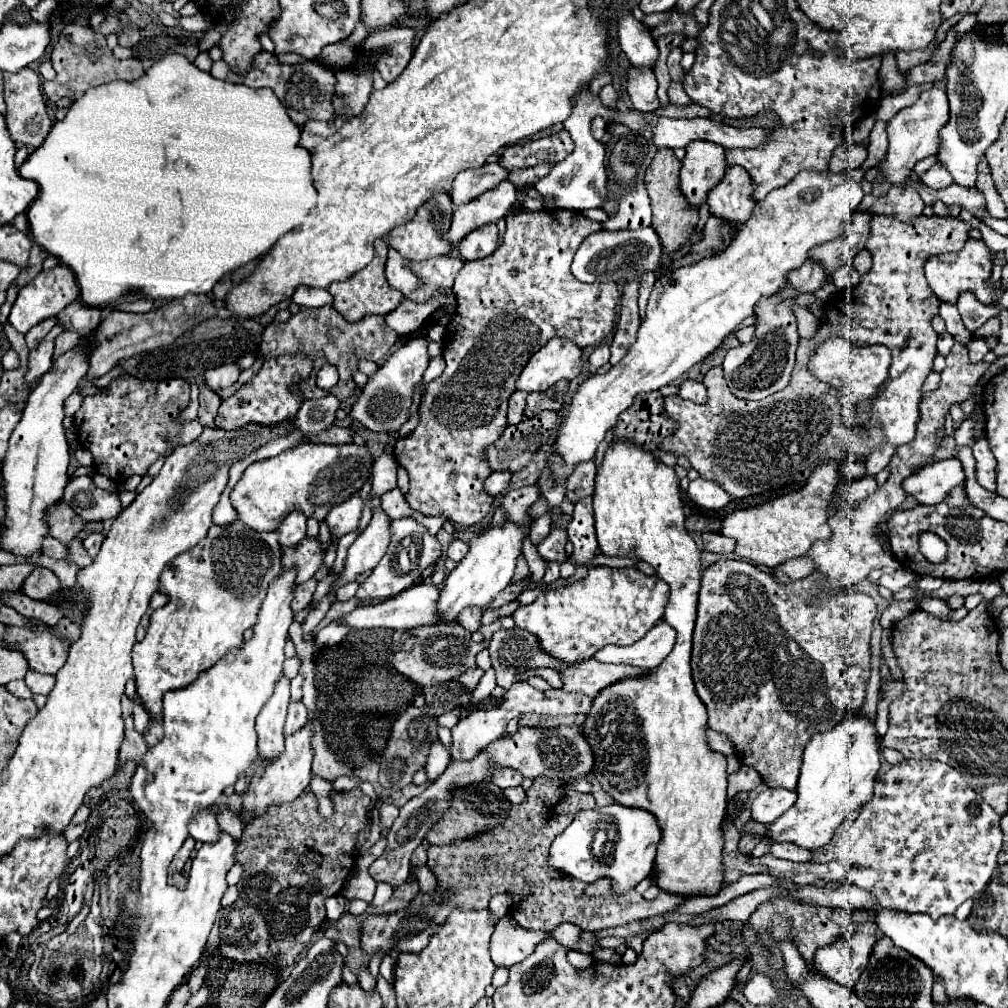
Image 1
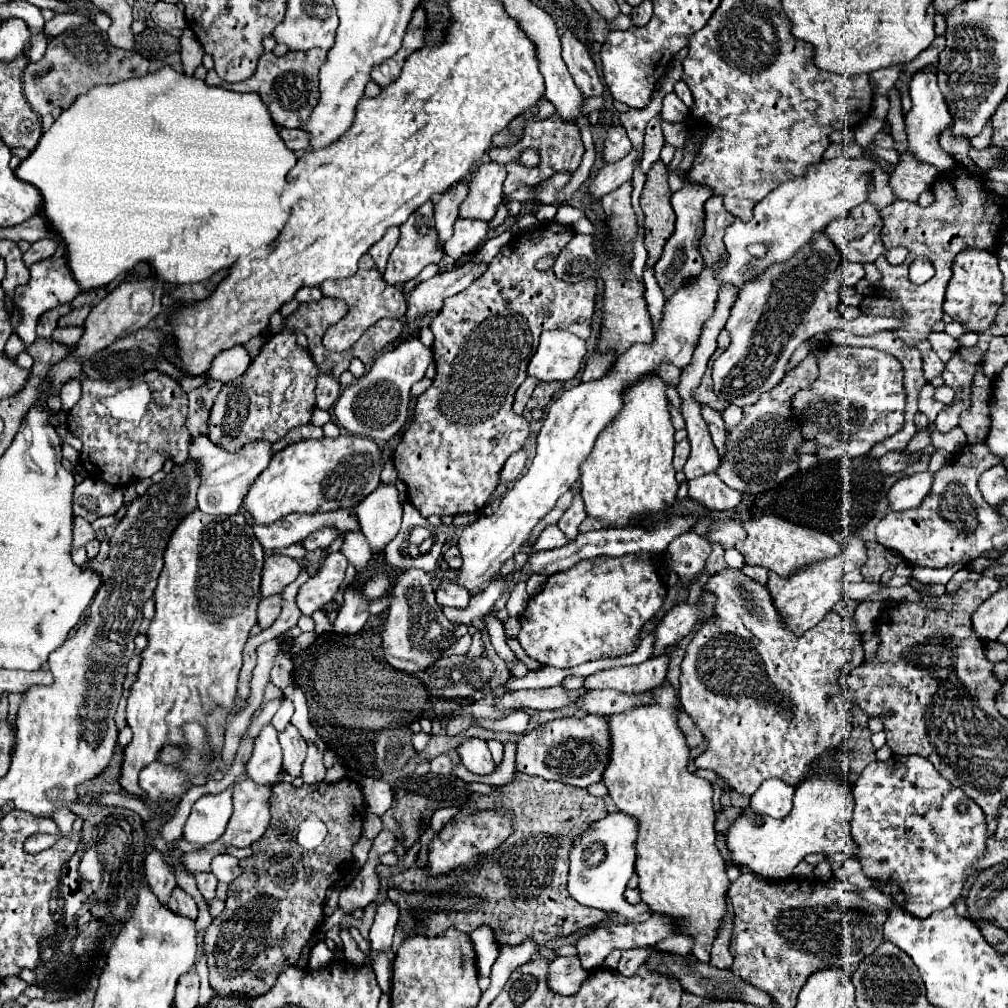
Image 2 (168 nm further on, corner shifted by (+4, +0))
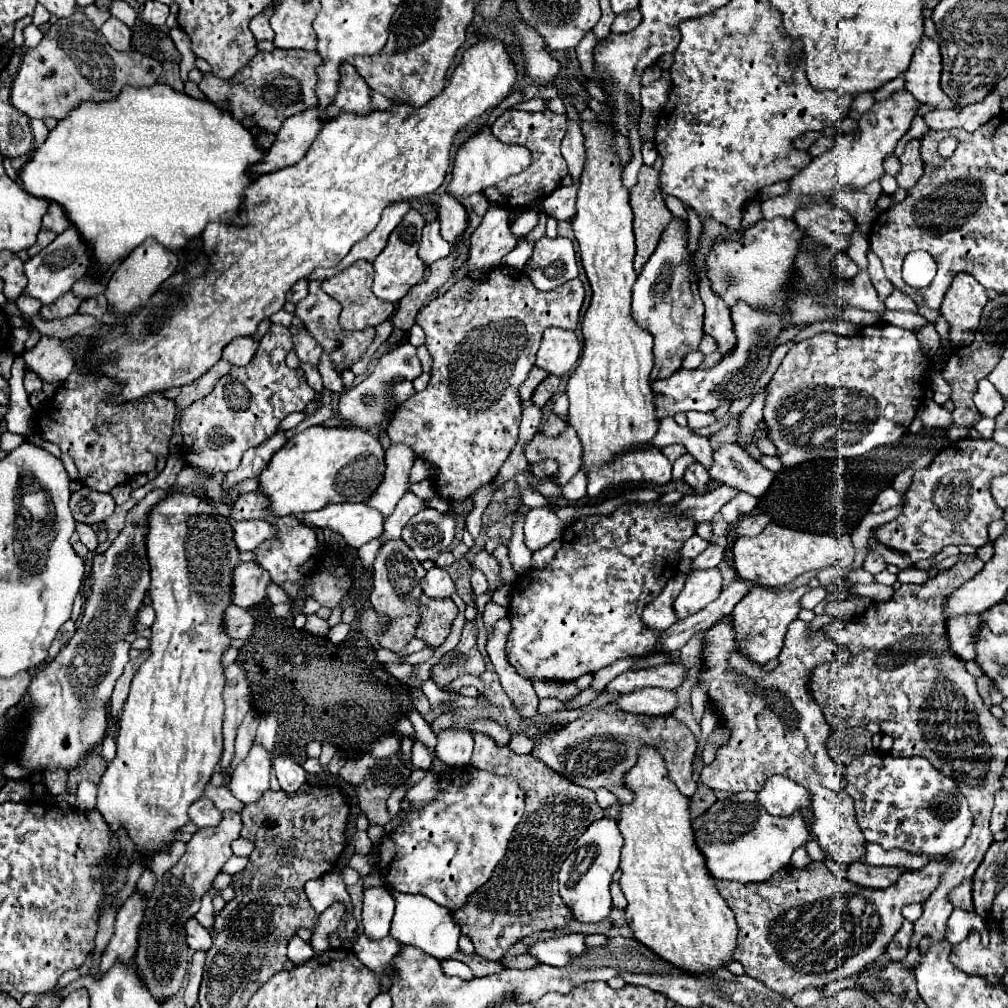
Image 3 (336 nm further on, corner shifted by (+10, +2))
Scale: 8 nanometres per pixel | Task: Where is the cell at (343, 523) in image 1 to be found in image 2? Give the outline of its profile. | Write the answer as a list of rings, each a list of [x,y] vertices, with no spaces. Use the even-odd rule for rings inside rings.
[[[324,527],[324,529],[316,529],[314,533],[310,533],[310,537],[306,537],[302,543],[304,543],[304,547],[308,551],[312,551],[312,549],[326,549],[338,537],[340,537],[340,533],[334,527]]]

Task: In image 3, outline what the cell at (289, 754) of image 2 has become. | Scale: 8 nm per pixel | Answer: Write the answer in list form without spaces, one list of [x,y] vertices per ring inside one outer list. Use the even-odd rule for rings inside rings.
[[[286,753],[274,759],[274,771],[280,781],[280,789],[286,795],[296,795],[296,791],[306,783],[306,771]]]

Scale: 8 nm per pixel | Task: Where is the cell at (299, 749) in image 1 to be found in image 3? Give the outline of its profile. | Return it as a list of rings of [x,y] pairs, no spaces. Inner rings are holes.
[[[226,811],[218,827],[198,829],[194,837],[188,841],[182,859],[168,873],[164,873],[160,881],[156,881],[150,893],[144,913],[144,923],[140,925],[134,965],[140,979],[144,979],[148,991],[152,991],[152,995],[156,995],[160,1003],[168,1001],[182,987],[190,963],[184,923],[196,915],[196,911],[200,909],[200,899],[210,891],[214,877],[222,871],[224,863],[230,859],[232,855],[230,843],[240,837],[240,829],[242,829],[242,819],[234,811]]]

